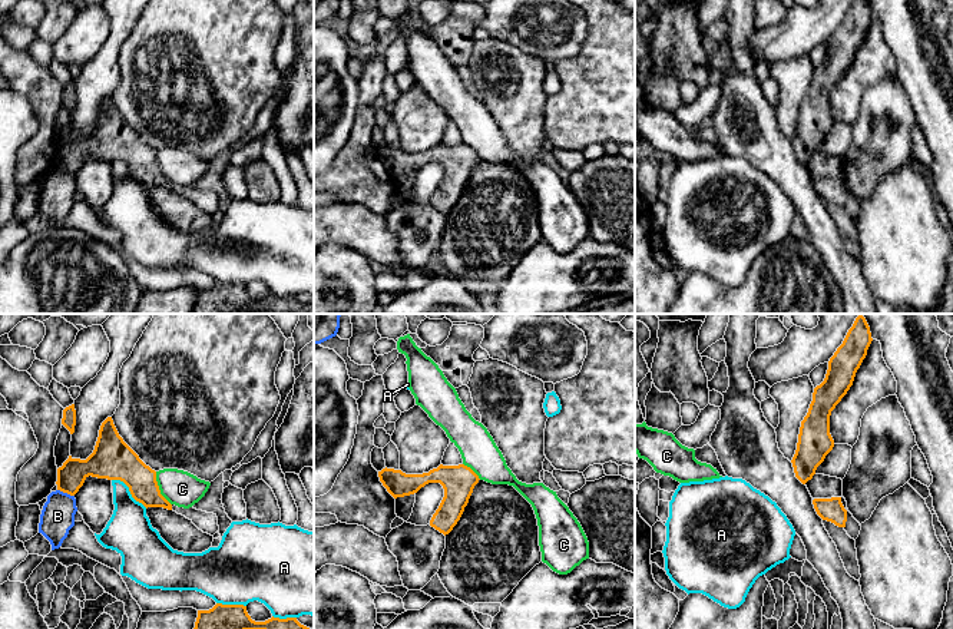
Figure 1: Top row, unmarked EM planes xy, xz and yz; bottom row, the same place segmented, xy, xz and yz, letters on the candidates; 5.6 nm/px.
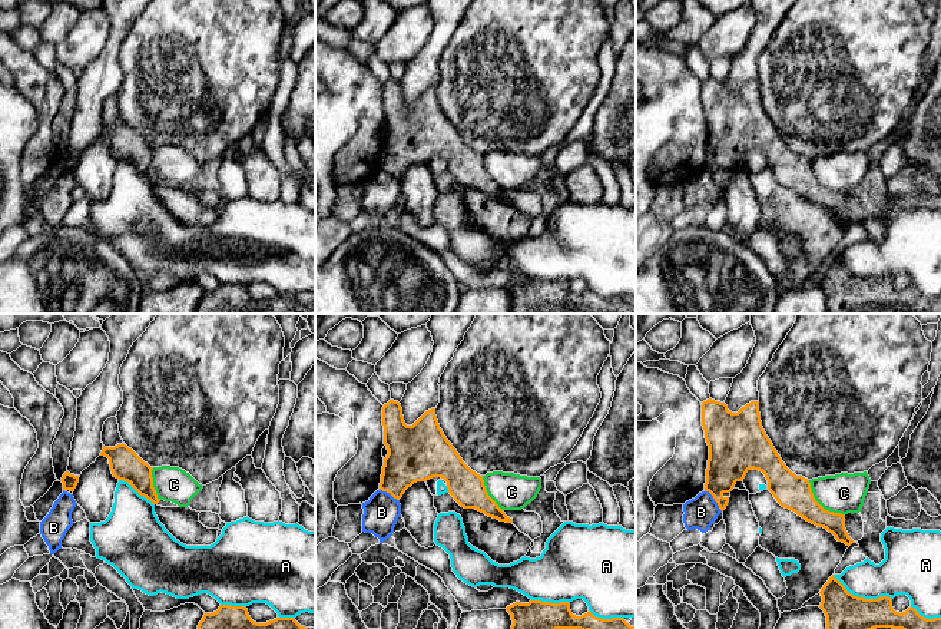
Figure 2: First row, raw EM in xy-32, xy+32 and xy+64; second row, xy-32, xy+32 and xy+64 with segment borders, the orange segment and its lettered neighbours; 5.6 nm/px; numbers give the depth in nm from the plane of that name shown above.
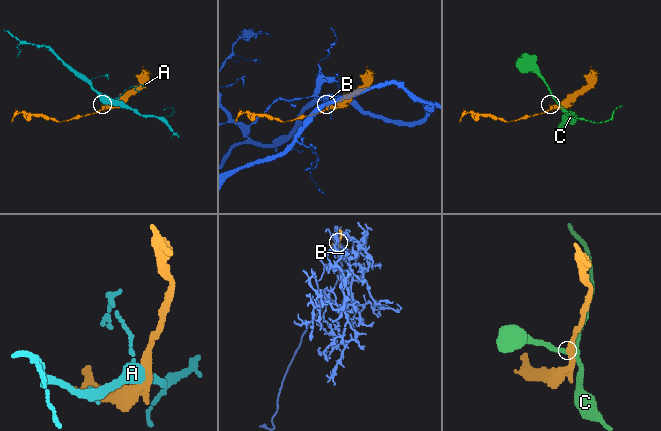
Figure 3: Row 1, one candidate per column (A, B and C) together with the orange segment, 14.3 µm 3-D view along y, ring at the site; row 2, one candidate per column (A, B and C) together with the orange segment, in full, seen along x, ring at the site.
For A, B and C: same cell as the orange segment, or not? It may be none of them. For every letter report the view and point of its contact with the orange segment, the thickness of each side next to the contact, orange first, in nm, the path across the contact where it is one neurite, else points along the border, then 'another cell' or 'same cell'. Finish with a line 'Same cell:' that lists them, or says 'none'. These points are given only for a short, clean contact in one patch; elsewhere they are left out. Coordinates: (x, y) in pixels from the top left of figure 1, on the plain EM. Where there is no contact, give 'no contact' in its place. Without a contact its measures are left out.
A: meets orange in xy at (129, 169); 240 nm thick on the orange side, 260 nm on the other; another cell
B: meets orange in xy at (66, 171); 160 nm thick on the orange side, 190 nm on the other; border along xy (58, 168), (73, 175); another cell
C: meets orange in xy at (158, 168); 190 nm thick on the orange side, 200 nm on the other; another cell
Same cell: none

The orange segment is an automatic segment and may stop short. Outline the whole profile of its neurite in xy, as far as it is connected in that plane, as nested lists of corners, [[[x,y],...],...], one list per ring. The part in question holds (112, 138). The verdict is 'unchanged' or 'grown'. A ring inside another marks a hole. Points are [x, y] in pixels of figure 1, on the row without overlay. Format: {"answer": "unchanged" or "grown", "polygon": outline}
{"answer": "unchanged", "polygon": [[[112,96],[102,102],[95,129],[86,139],[69,135],[57,148],[57,169],[75,175],[89,155],[123,160],[132,176],[146,188],[172,189],[172,183],[161,173],[156,150],[123,120]]]}

